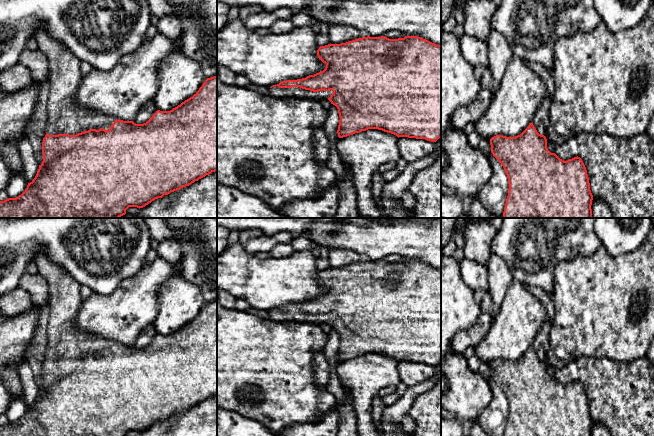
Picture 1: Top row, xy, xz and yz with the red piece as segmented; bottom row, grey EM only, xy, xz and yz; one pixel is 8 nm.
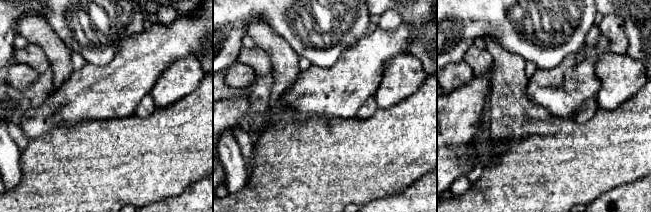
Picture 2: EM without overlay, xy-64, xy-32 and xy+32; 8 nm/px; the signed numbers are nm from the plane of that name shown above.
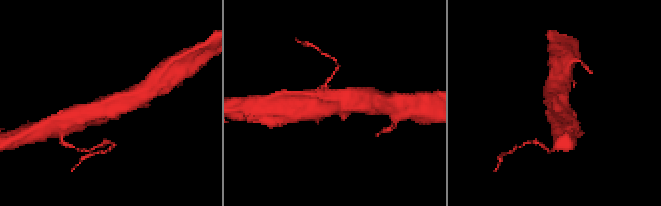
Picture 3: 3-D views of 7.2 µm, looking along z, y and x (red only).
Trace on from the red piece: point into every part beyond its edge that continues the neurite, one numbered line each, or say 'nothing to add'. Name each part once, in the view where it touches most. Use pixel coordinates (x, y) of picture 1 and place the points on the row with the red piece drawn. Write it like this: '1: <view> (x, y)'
1: xy (65, 116)

